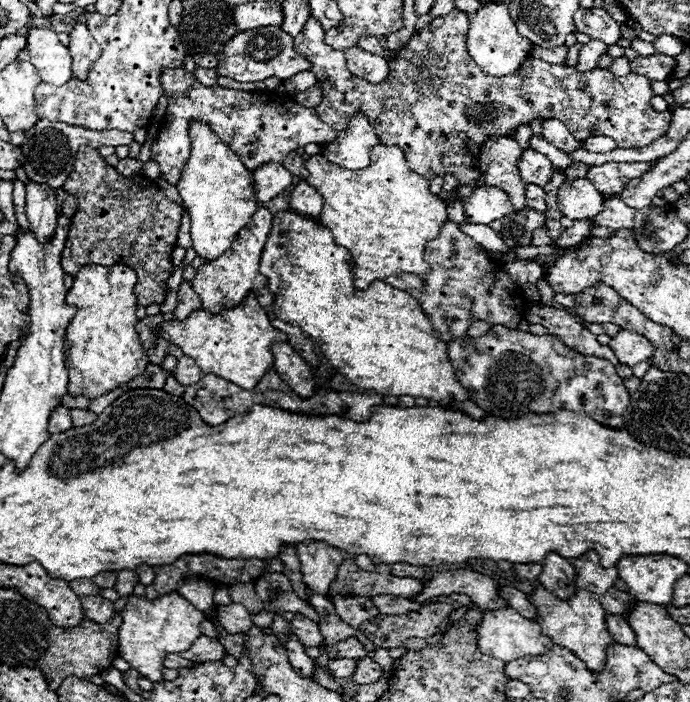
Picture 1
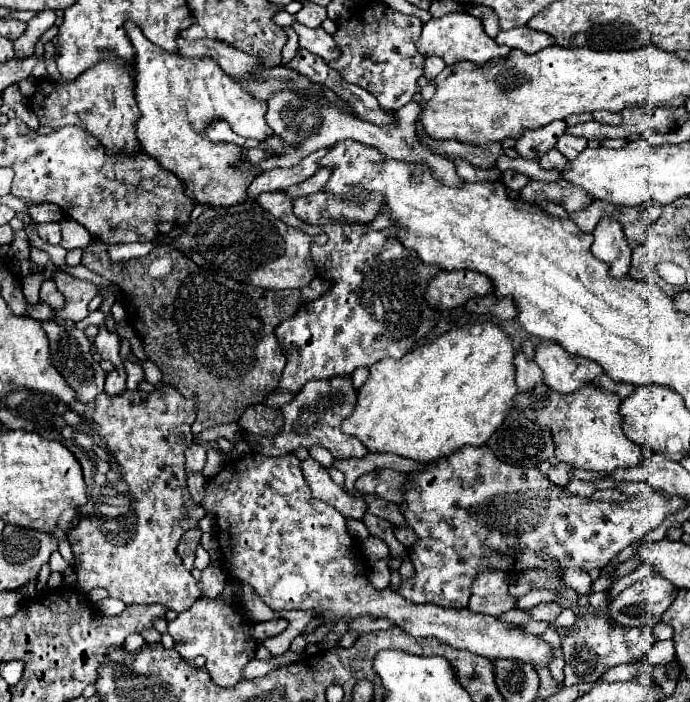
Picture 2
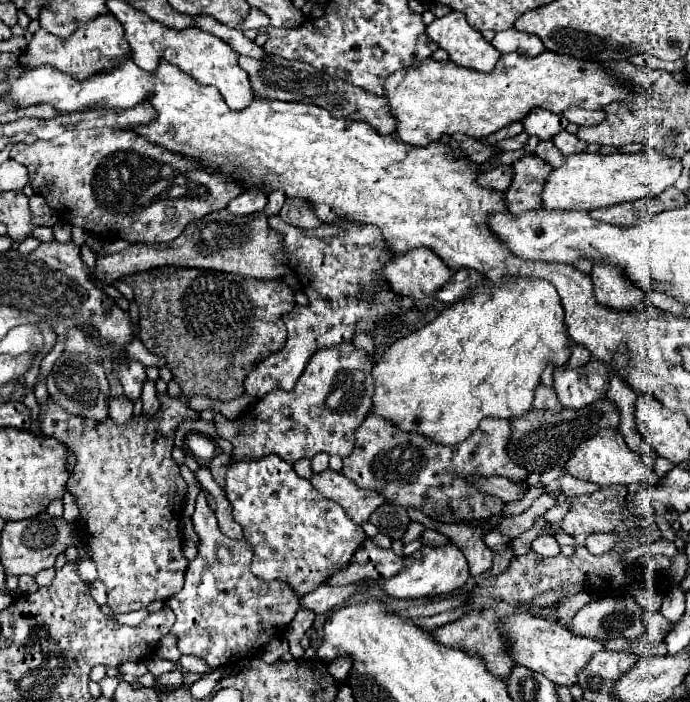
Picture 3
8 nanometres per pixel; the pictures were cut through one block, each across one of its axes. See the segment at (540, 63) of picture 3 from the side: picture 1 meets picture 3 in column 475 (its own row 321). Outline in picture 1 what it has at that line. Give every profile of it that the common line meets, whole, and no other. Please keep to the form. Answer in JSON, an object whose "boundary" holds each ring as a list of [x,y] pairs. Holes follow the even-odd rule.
{"boundary":[[[126,264],[112,266],[82,266],[74,276],[74,286],[68,290],[66,302],[76,306],[76,316],[68,324],[64,338],[66,370],[68,370],[68,394],[86,396],[90,400],[108,394],[120,384],[130,382],[142,374],[150,364],[140,338],[134,330],[136,318],[136,296],[134,286],[138,274]]]}

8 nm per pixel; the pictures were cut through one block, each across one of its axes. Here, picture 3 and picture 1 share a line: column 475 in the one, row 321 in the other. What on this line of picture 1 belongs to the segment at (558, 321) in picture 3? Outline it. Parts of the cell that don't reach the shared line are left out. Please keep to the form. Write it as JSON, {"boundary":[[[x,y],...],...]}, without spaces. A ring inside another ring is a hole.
{"boundary":[[[278,212],[260,258],[260,272],[268,278],[268,286],[276,294],[272,312],[284,322],[298,324],[318,344],[324,358],[328,358],[328,362],[352,384],[366,390],[376,390],[384,396],[422,396],[436,400],[446,408],[458,410],[454,402],[468,400],[468,390],[454,378],[446,356],[446,342],[436,336],[420,304],[410,294],[384,282],[374,282],[366,292],[356,290],[352,284],[348,258],[350,252],[336,246],[332,232],[322,224],[296,212]]]}

